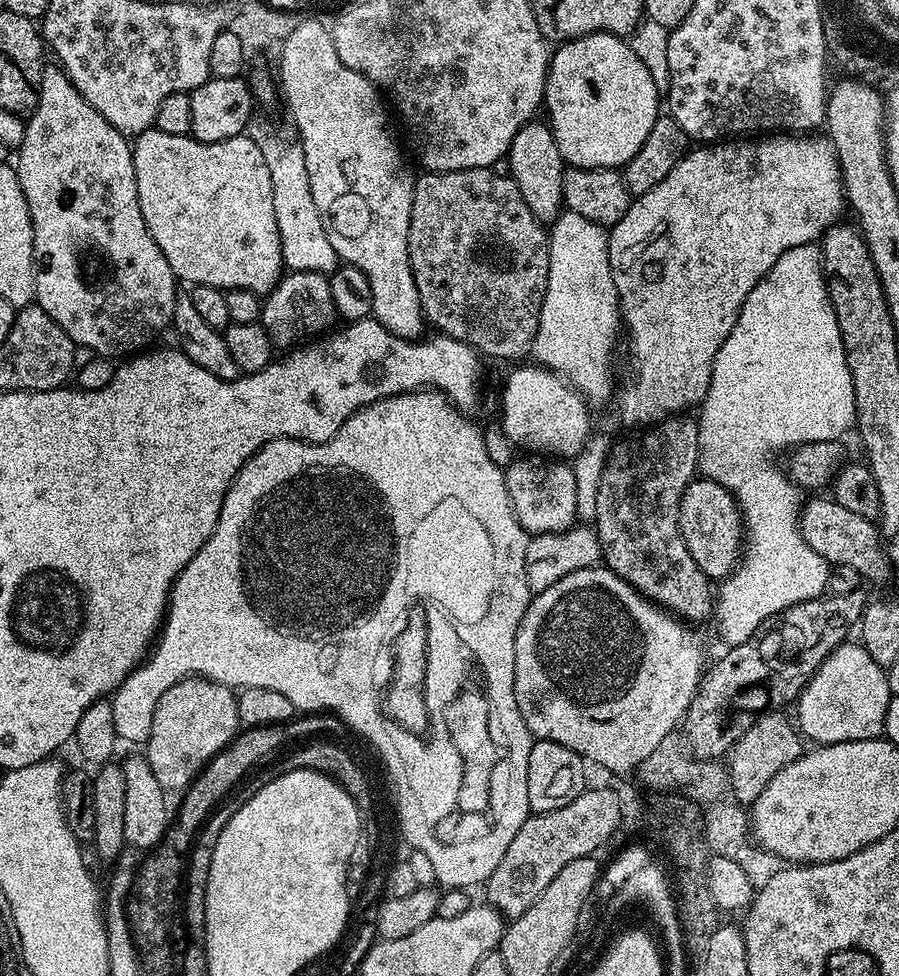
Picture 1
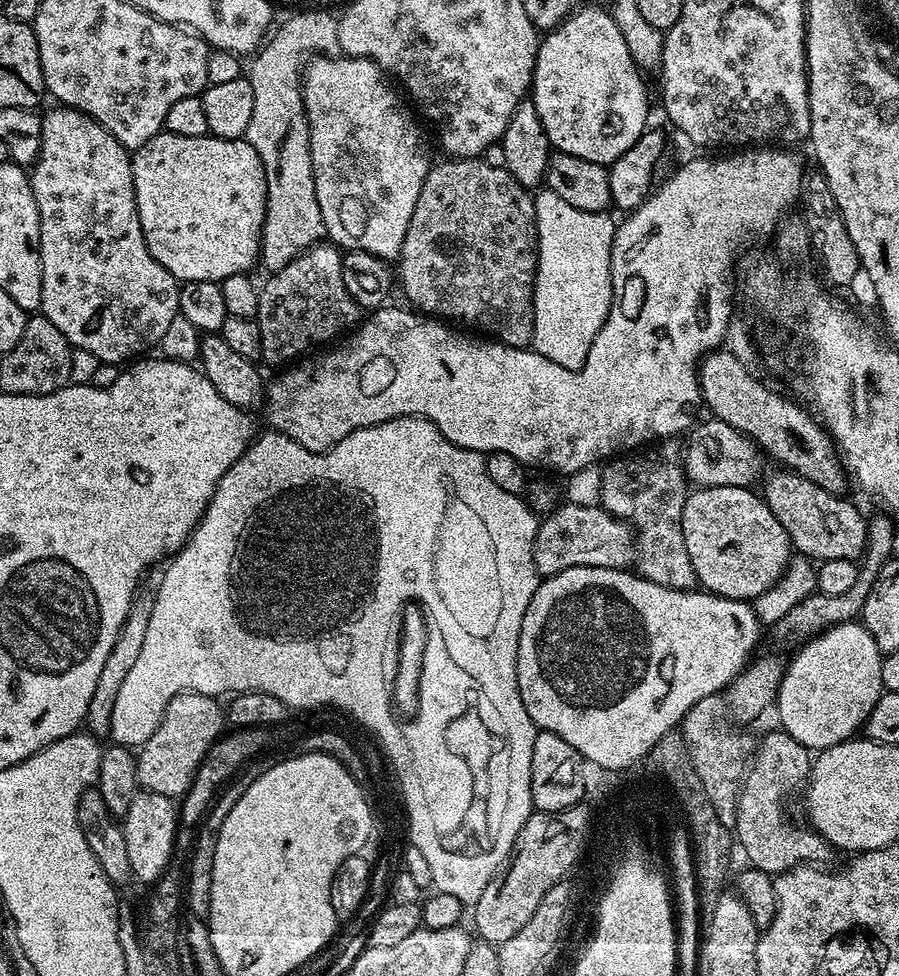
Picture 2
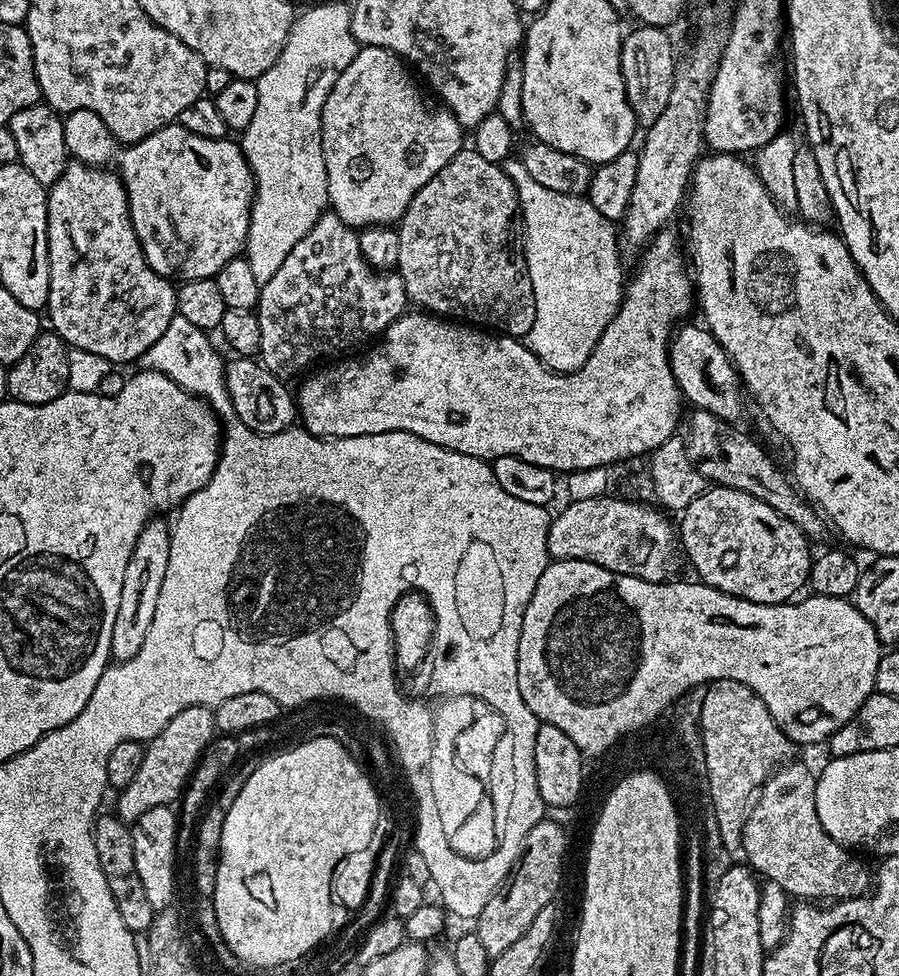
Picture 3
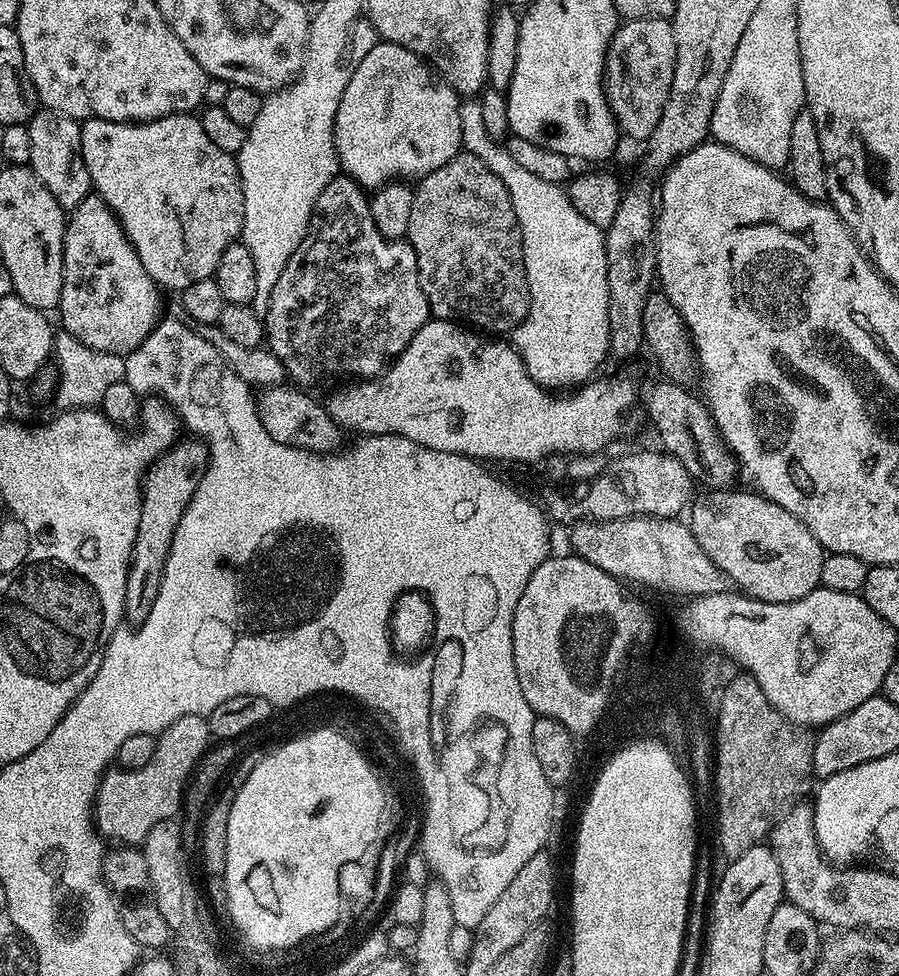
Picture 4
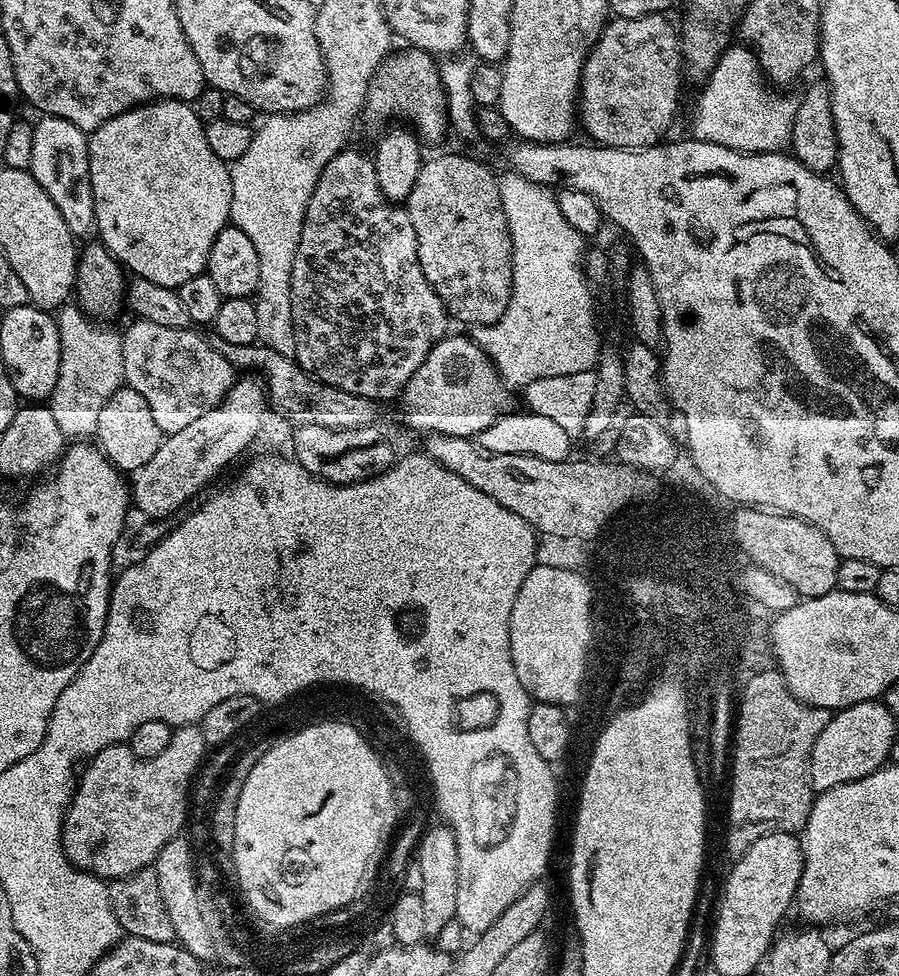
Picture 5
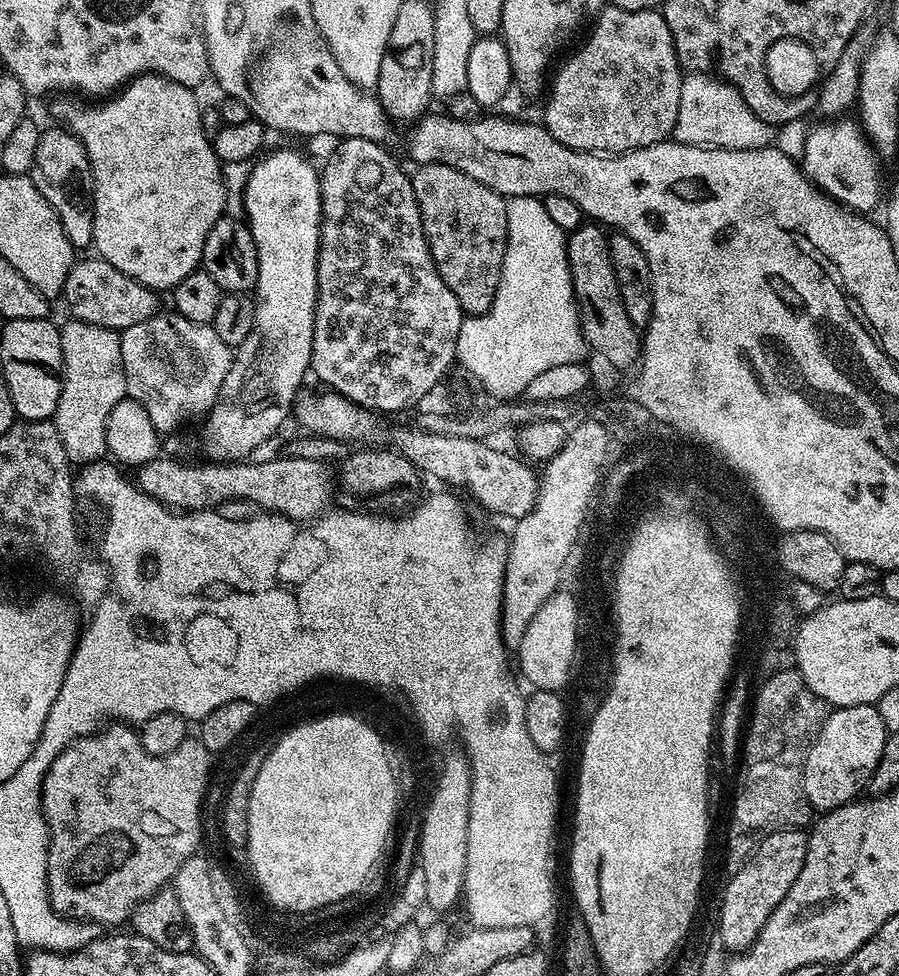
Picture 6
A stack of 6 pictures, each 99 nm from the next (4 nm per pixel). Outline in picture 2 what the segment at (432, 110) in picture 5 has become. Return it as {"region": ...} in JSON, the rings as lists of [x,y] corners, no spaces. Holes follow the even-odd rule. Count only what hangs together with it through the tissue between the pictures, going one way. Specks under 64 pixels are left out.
{"region":[[[316,54],[302,69],[314,190],[327,239],[341,249],[362,250],[389,262],[400,255],[406,226],[410,226],[418,194],[422,194],[422,182],[426,182],[426,174],[434,163],[428,140],[420,129],[421,121],[412,117],[411,110],[400,101],[401,93],[396,93],[391,83],[384,69],[374,61],[357,56]]]}

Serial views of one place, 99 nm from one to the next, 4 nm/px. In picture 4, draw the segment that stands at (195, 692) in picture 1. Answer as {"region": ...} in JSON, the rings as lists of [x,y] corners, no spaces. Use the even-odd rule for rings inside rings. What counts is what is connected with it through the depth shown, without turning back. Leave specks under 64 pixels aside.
{"region":[[[183,716],[165,732],[159,733],[154,758],[150,758],[146,766],[138,770],[105,772],[100,778],[94,805],[97,833],[116,846],[143,845],[146,834],[150,834],[158,822],[173,819],[181,811],[188,777],[209,747],[207,719],[203,716]]]}

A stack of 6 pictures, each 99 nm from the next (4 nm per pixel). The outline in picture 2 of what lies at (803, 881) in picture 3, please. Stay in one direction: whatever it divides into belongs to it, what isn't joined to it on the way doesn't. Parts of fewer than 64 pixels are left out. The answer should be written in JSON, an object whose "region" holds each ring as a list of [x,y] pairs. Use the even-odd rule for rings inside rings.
{"region":[[[783,730],[768,732],[756,748],[756,757],[751,757],[750,767],[745,771],[744,781],[736,799],[736,826],[734,829],[738,848],[744,851],[749,865],[769,874],[779,874],[797,868],[799,864],[823,865],[834,855],[834,849],[819,832],[807,827],[799,828],[788,820],[784,803],[805,787],[812,771],[813,757],[810,749],[802,746],[793,736]]]}

